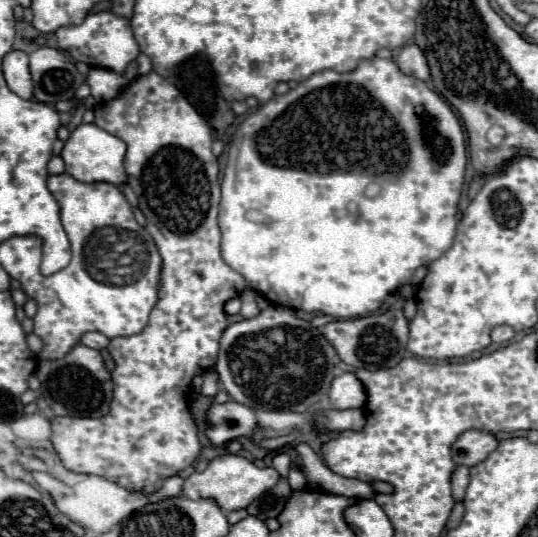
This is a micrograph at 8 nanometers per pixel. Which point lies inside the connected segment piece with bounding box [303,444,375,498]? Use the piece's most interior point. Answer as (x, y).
(320, 478)

